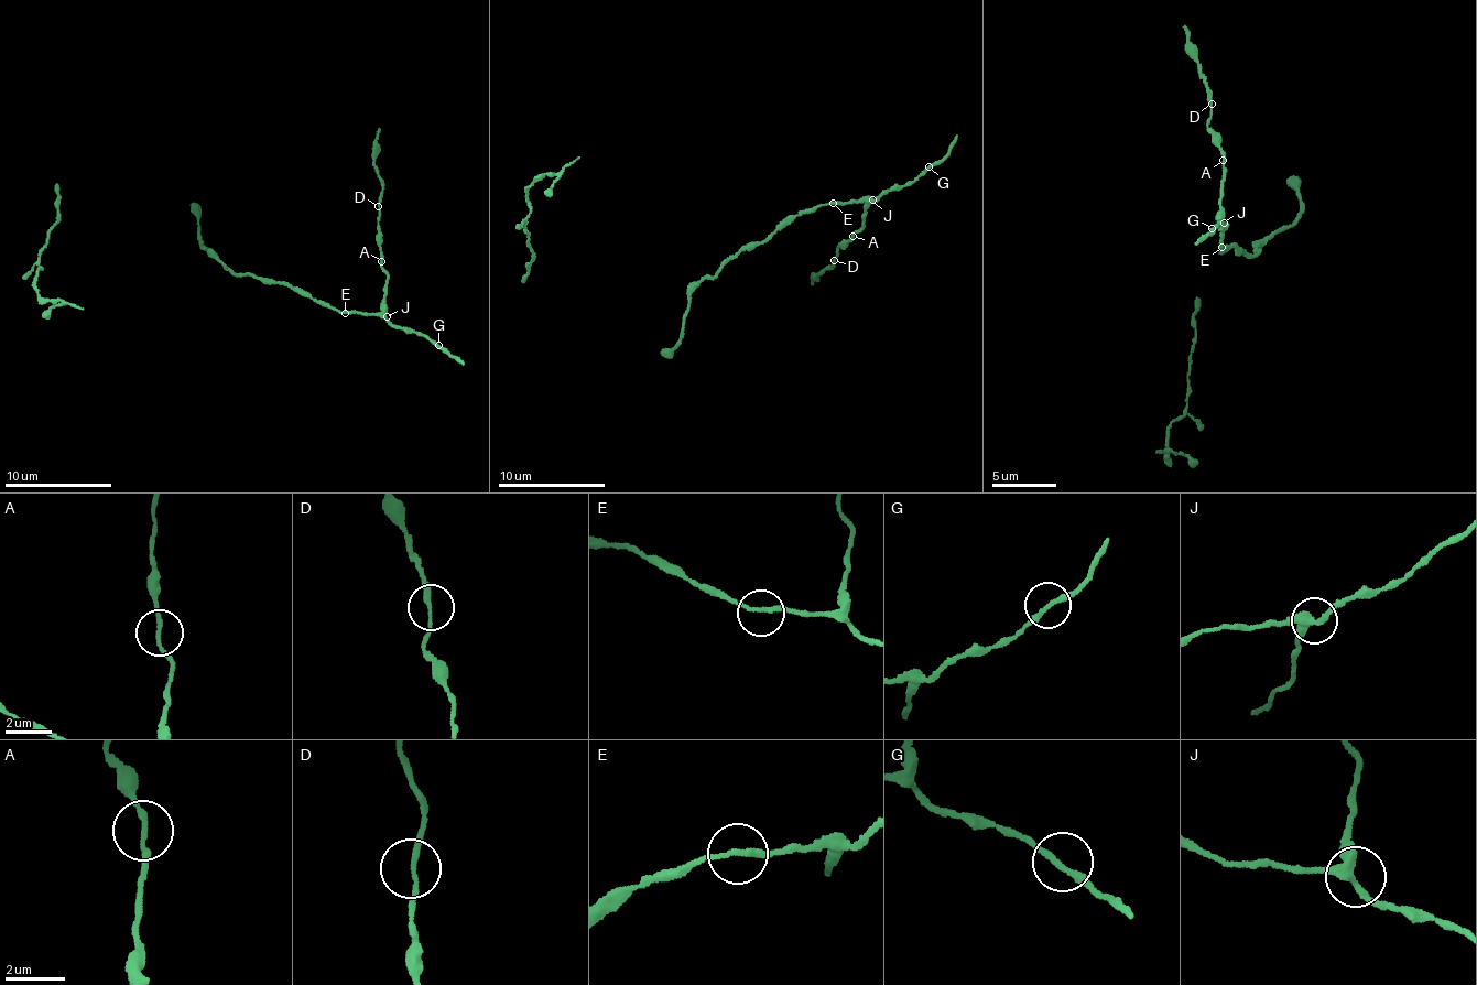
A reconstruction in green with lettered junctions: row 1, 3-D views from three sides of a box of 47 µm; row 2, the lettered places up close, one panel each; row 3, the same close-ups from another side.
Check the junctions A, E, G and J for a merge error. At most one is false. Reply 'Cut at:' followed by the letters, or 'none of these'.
Cut at: none of these

